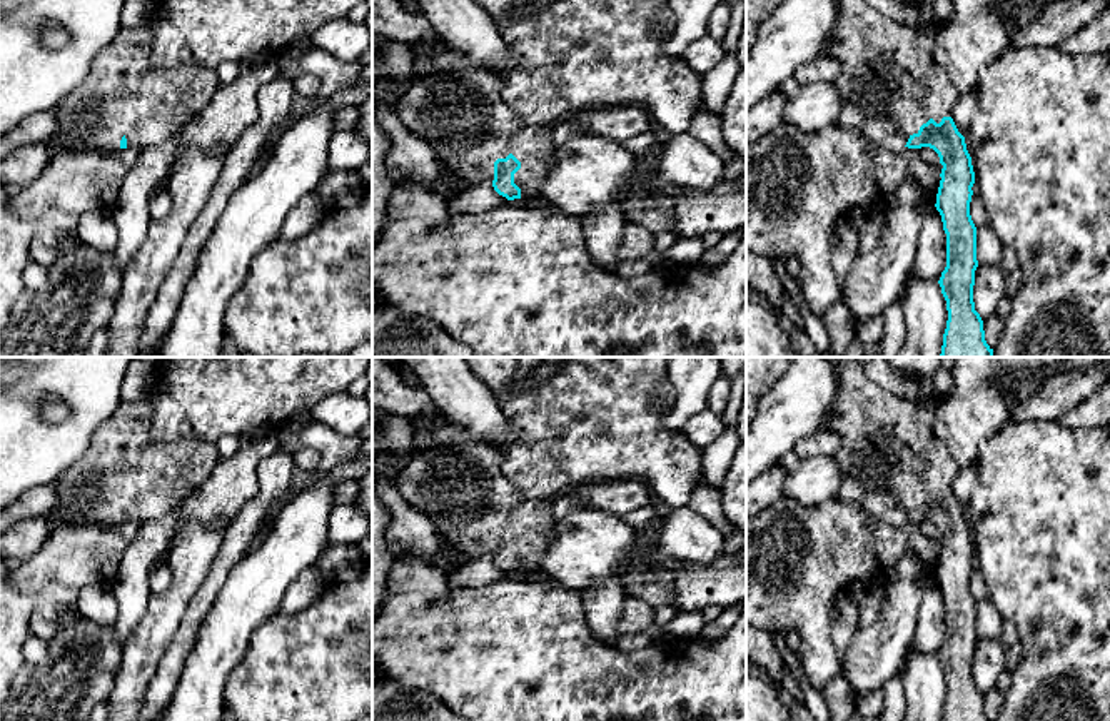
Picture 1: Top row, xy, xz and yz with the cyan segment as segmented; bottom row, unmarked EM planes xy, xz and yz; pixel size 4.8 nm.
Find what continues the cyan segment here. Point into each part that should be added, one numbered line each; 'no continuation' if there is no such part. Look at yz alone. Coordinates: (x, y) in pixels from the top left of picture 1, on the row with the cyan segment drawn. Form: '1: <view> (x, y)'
1: yz (890, 85)

